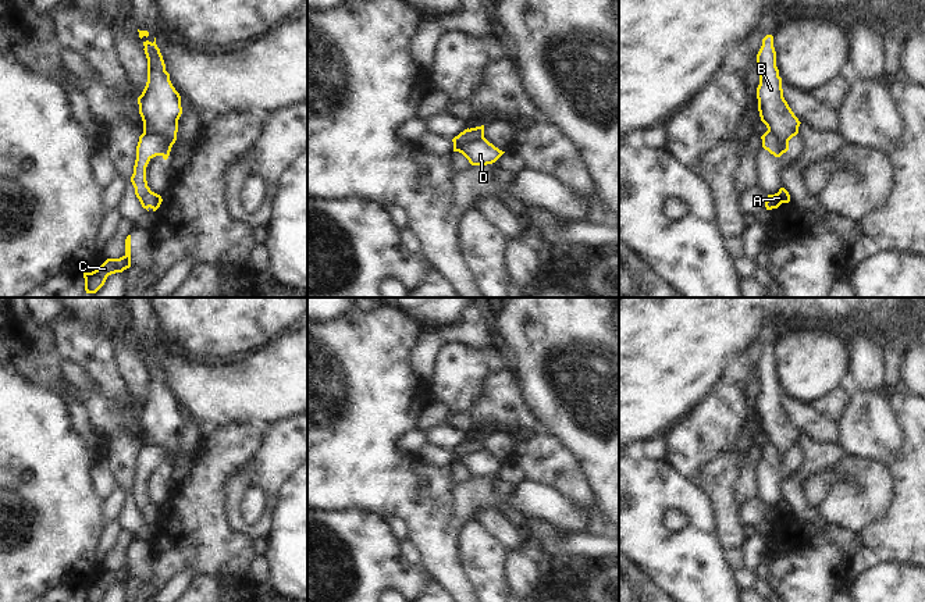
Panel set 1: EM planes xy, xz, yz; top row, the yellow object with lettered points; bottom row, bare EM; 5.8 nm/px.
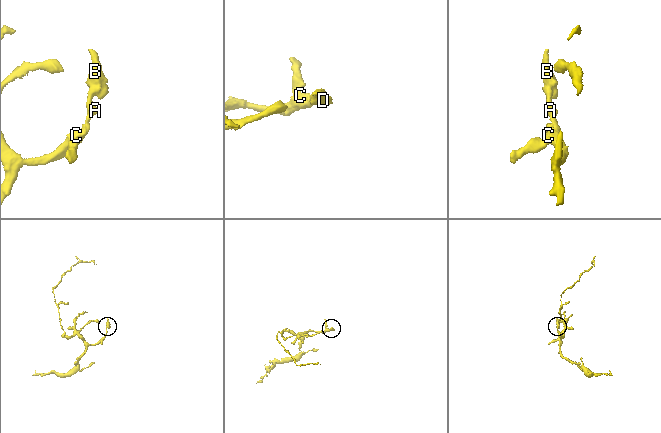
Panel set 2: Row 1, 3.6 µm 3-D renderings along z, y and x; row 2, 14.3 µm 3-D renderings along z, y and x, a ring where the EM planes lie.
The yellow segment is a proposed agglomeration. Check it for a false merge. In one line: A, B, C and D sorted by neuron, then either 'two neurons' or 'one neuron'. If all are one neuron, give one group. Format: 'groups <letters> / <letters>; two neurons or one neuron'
groups A C / B D; two neurons

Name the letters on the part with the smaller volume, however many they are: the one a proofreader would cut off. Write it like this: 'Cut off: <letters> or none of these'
Cut off: B, D

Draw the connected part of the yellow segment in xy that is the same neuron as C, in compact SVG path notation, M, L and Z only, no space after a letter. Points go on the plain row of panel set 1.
M131 546L125 551L125 566L120 570L107 570L97 581L83 584L85 602L99 602L108 587L122 584L131 578Z

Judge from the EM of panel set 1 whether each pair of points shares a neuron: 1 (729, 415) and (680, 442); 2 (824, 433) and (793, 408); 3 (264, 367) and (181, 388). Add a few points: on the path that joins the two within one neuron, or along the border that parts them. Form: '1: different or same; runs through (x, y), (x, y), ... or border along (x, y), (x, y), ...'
1: same; runs through (717, 421), (707, 431), (697, 431), (693, 435)
2: same; runs through (817, 427), (800, 413)
3: same; runs through (244, 388), (202, 388)

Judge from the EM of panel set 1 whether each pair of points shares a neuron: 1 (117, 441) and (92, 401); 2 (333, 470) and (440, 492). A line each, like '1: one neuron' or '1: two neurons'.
1: two neurons
2: one neuron

